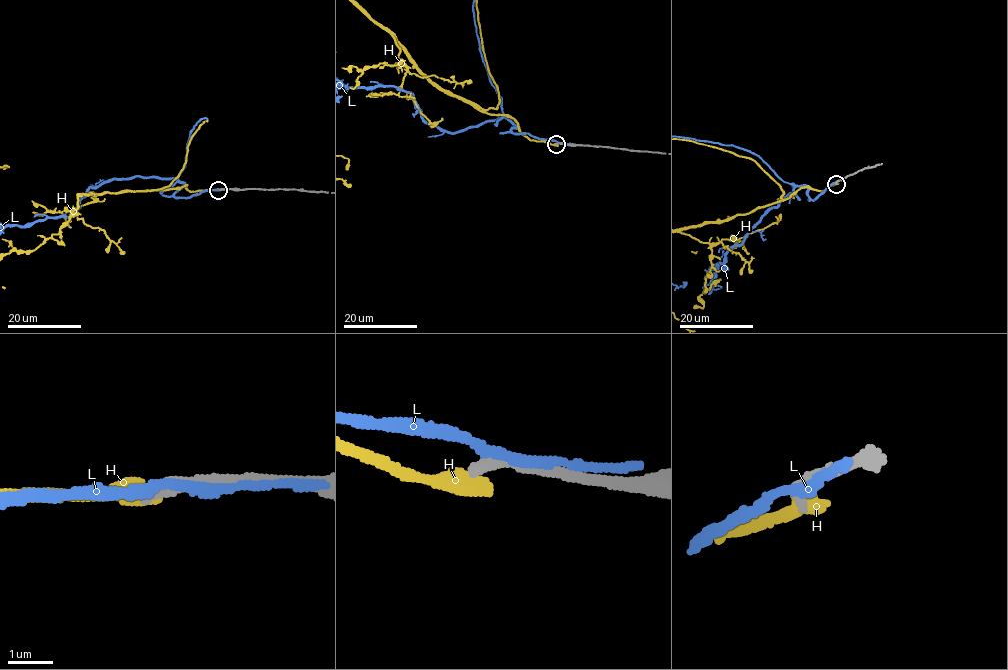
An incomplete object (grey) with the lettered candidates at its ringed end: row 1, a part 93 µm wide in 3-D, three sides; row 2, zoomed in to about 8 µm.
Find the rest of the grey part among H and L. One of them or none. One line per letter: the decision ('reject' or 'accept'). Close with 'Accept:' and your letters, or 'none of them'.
H: reject
L: reject
Accept: none of them

